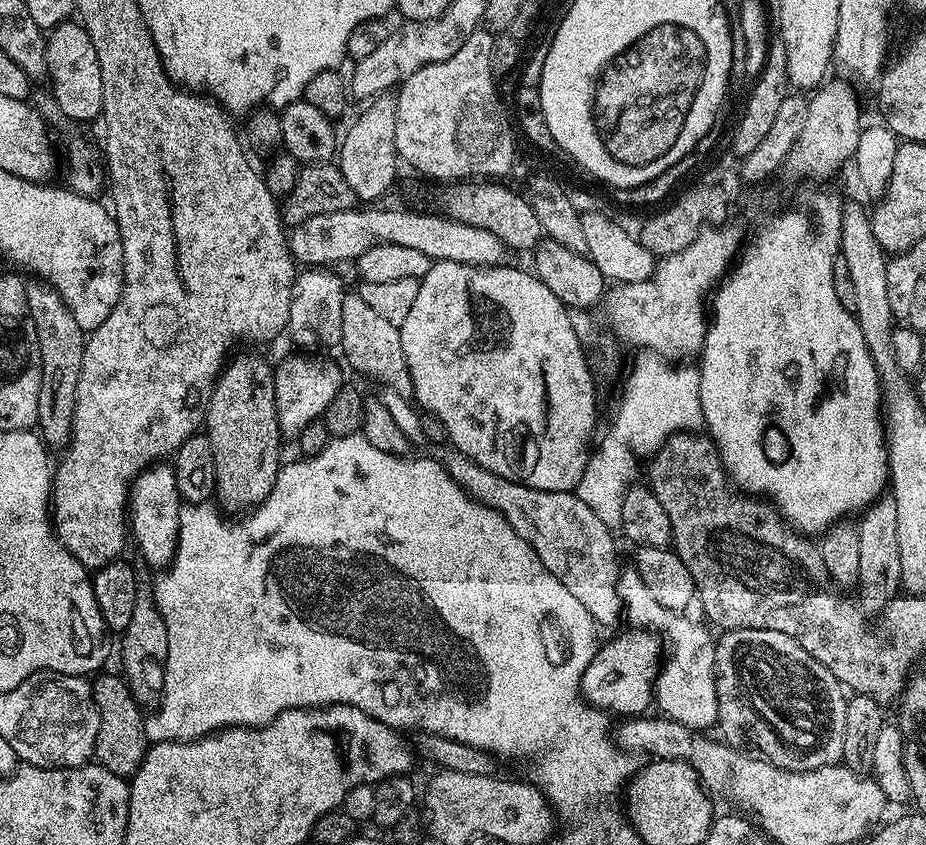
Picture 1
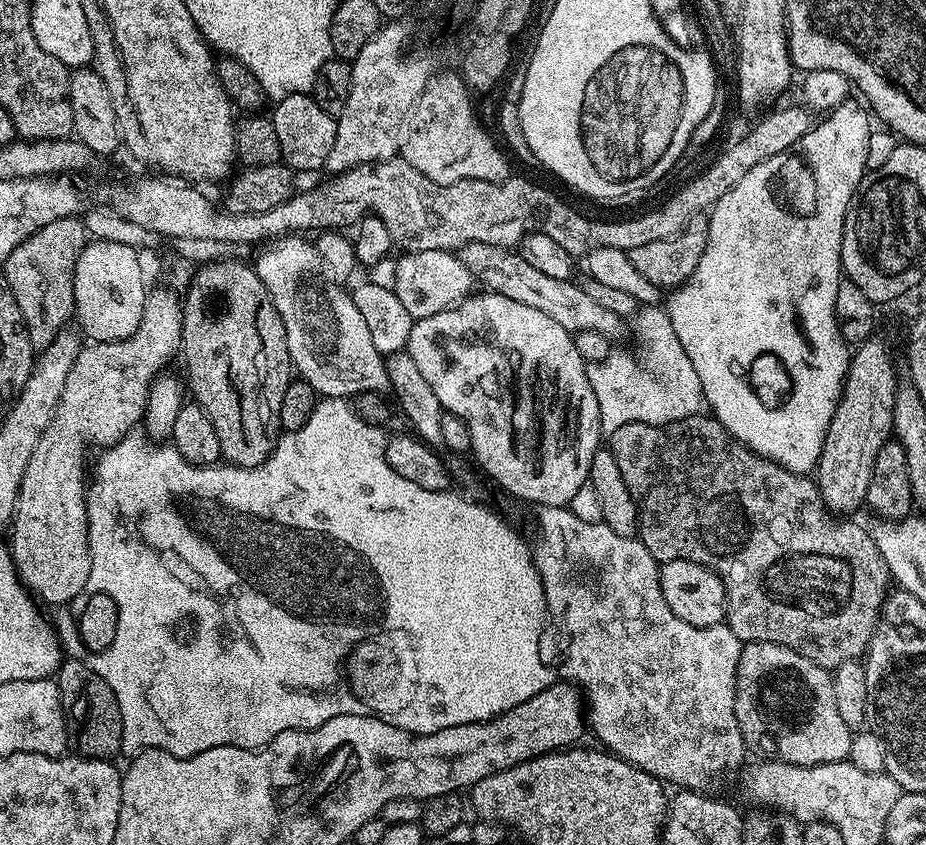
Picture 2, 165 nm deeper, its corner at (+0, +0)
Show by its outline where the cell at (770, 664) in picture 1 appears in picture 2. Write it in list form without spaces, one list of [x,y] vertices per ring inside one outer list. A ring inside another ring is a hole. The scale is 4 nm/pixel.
[[[753,640],[741,647],[736,671],[736,717],[745,745],[751,751],[753,748],[754,751],[761,752],[761,757],[798,766],[839,764],[848,760],[854,732],[838,715],[838,702],[834,702],[829,669],[819,668],[817,664],[810,662],[810,658],[798,654],[793,648],[761,640]],[[766,724],[800,724],[800,728],[790,728],[776,738],[766,738]]]

